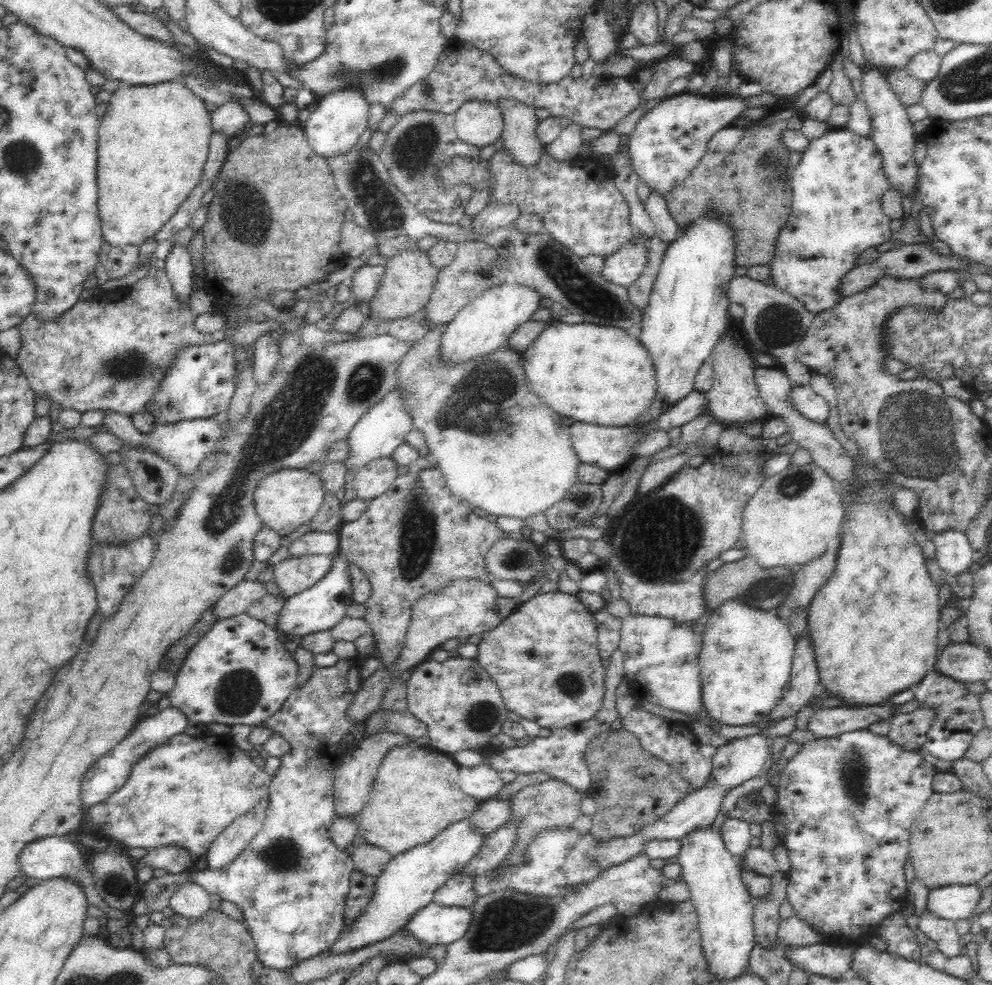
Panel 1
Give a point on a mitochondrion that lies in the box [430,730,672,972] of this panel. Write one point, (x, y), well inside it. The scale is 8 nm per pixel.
(510, 922)

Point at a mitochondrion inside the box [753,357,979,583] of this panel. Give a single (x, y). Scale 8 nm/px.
(919, 437)

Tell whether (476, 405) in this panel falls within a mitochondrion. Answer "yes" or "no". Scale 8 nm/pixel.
yes

